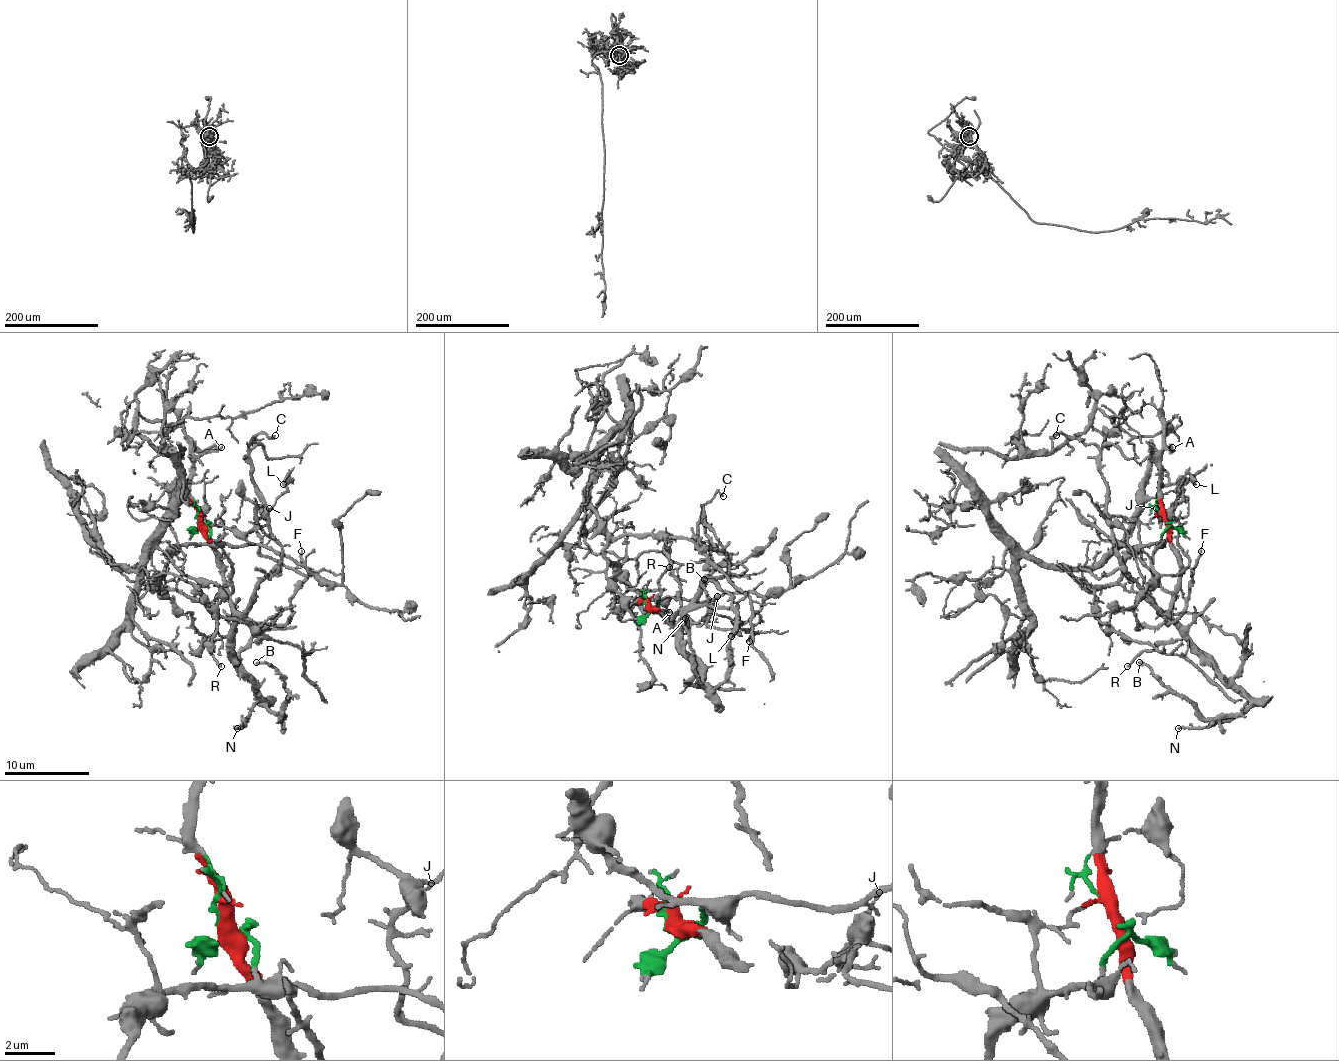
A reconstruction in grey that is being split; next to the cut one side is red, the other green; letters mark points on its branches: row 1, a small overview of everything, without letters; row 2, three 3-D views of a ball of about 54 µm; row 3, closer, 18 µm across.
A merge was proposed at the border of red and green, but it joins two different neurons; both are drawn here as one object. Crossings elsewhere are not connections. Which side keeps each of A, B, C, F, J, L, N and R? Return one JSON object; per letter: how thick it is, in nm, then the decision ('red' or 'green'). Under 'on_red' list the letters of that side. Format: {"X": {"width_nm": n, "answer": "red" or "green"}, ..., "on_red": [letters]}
{"A": {"width_nm": 160, "answer": "red"}, "B": {"width_nm": 190, "answer": "red"}, "C": {"width_nm": 120, "answer": "red"}, "F": {"width_nm": 140, "answer": "red"}, "J": {"width_nm": 100, "answer": "green"}, "L": {"width_nm": 200, "answer": "green"}, "N": {"width_nm": 180, "answer": "red"}, "R": {"width_nm": 180, "answer": "red"}, "on_red": ["A", "B", "C", "F", "N", "R"]}

